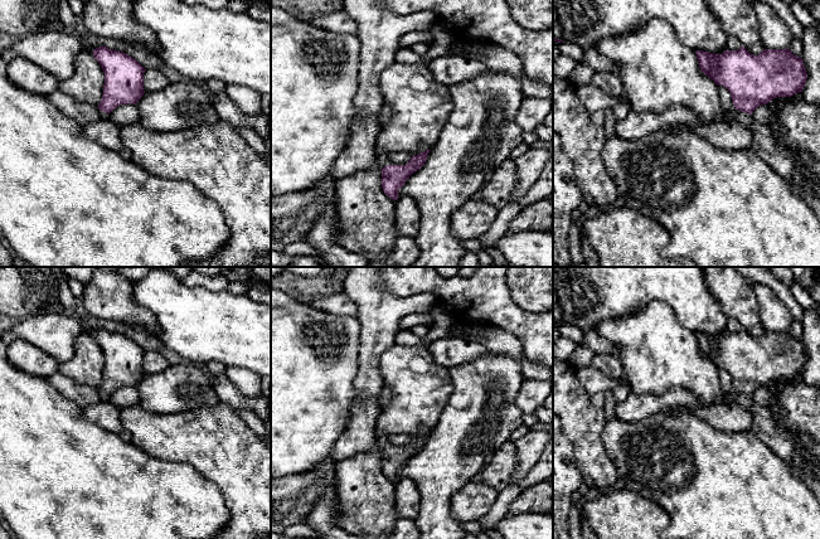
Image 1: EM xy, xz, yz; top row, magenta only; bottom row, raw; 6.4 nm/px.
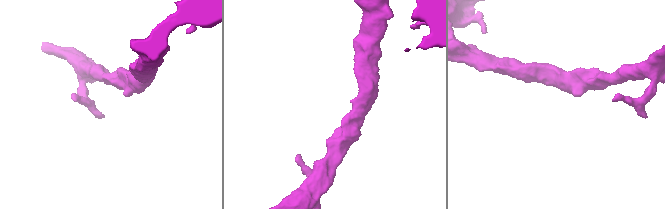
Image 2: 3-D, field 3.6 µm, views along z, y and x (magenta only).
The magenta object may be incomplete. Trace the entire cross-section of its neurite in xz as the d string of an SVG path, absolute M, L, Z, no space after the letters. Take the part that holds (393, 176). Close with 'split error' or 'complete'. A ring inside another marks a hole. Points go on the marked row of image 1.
M431 150L422 151L419 155L412 156L406 165L390 165L388 161L388 152L377 151L377 162L383 167L382 189L384 194L390 199L397 200L399 189L413 173L424 165L430 151Z; split error

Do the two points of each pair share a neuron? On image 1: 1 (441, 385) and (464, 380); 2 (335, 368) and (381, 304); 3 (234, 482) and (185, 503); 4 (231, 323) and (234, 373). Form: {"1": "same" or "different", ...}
{"1": "different", "2": "different", "3": "different", "4": "different"}

